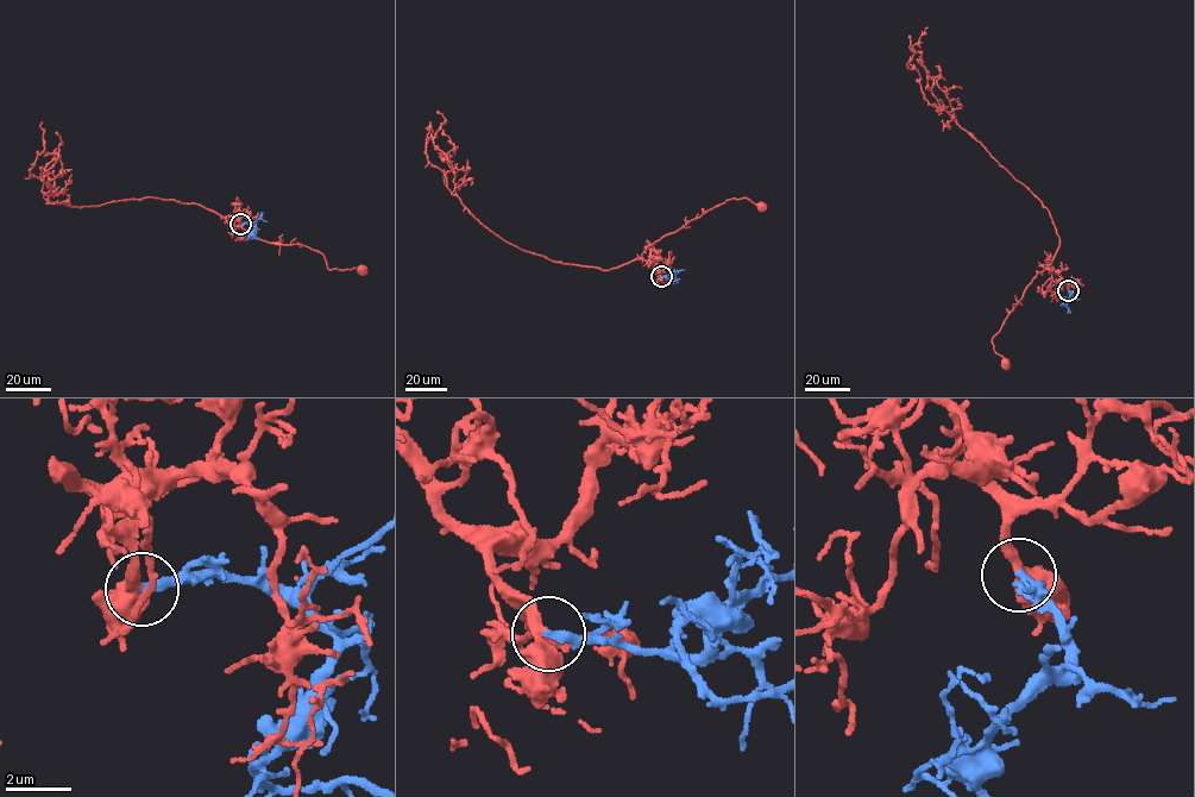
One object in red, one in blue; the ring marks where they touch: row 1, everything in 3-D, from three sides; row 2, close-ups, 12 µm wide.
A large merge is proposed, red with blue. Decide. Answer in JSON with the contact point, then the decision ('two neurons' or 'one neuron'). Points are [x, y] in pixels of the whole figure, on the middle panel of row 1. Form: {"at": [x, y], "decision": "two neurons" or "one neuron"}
{"at": [661, 276], "decision": "one neuron"}

